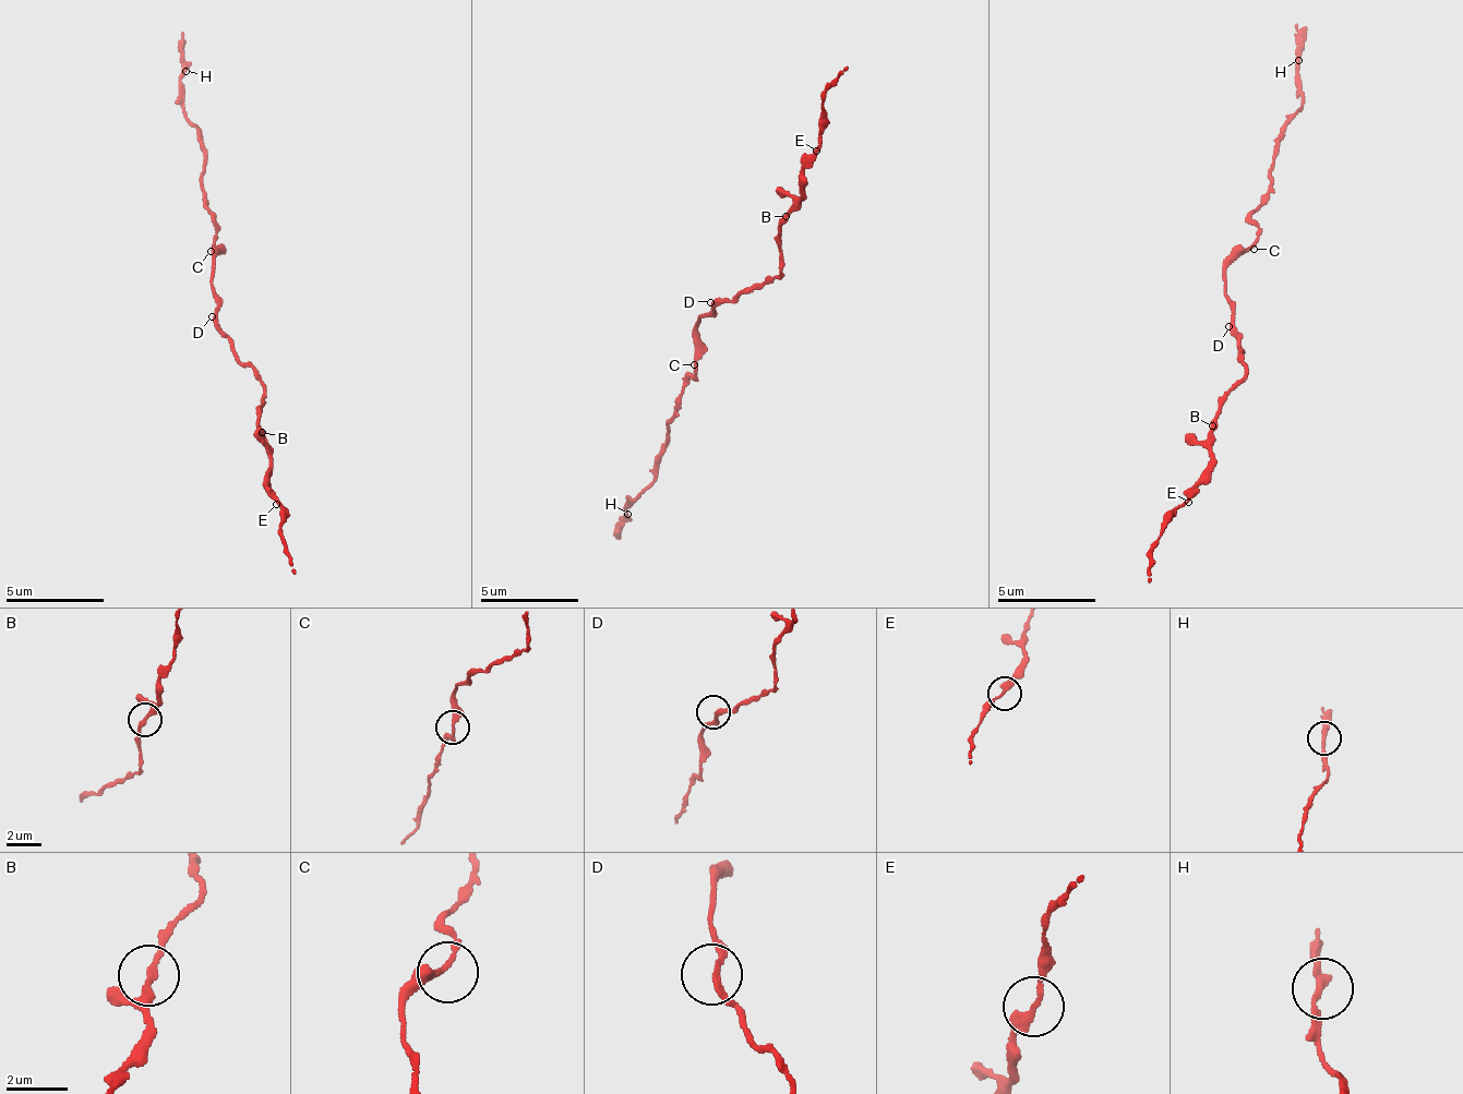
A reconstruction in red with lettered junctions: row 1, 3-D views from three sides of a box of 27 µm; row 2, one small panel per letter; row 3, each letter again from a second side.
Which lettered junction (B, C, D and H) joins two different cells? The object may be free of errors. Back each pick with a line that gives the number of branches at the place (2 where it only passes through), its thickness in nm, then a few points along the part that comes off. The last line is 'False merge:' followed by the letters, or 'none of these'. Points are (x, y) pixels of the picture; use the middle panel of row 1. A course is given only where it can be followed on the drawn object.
False merge: none of these

